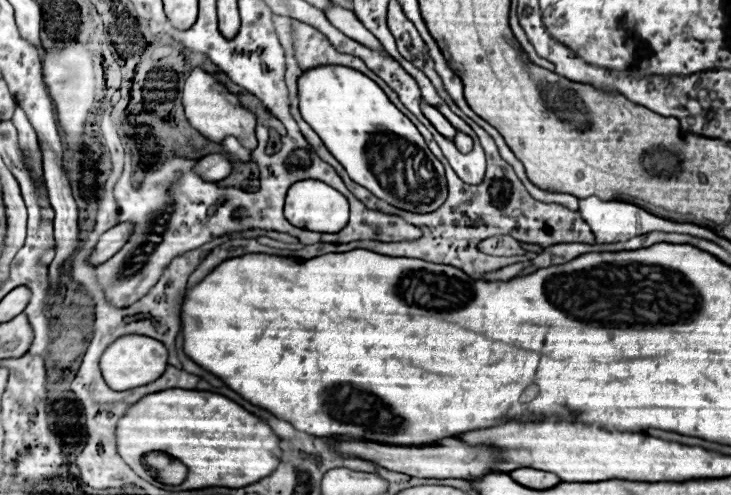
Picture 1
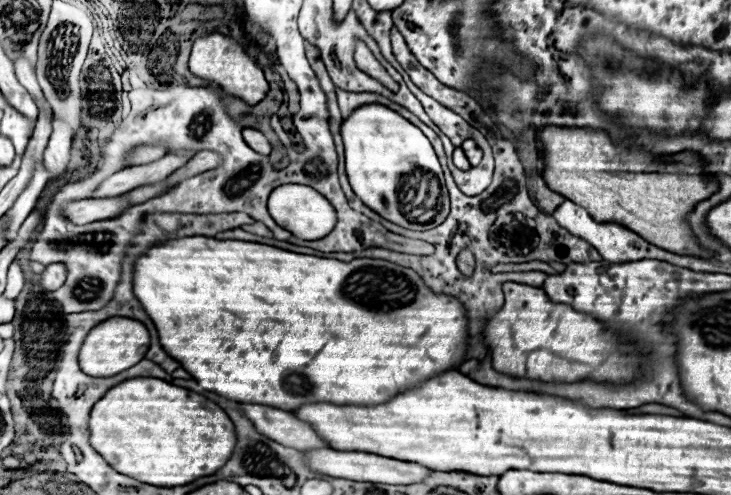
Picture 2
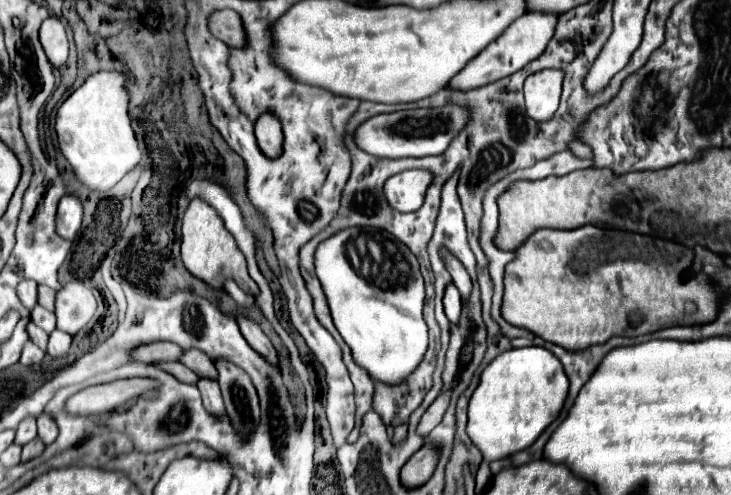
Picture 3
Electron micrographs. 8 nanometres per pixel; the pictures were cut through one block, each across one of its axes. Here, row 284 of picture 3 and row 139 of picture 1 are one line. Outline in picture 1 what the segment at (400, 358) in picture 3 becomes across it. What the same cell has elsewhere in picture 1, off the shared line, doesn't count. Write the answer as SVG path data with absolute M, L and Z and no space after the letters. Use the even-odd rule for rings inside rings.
M320 66L306 70L298 82L298 88L302 118L314 128L314 132L322 138L324 146L346 168L348 176L356 184L368 188L376 198L416 214L434 212L444 204L448 196L444 166L432 156L418 128L388 100L388 96L374 80L348 66ZM410 148L416 148L416 154L412 156L414 166L424 166L424 170L428 170L432 178L426 180L428 190L416 188L414 192L410 192L414 194L414 198L398 198L380 184L374 170L390 170L394 166L394 160L402 158Z

